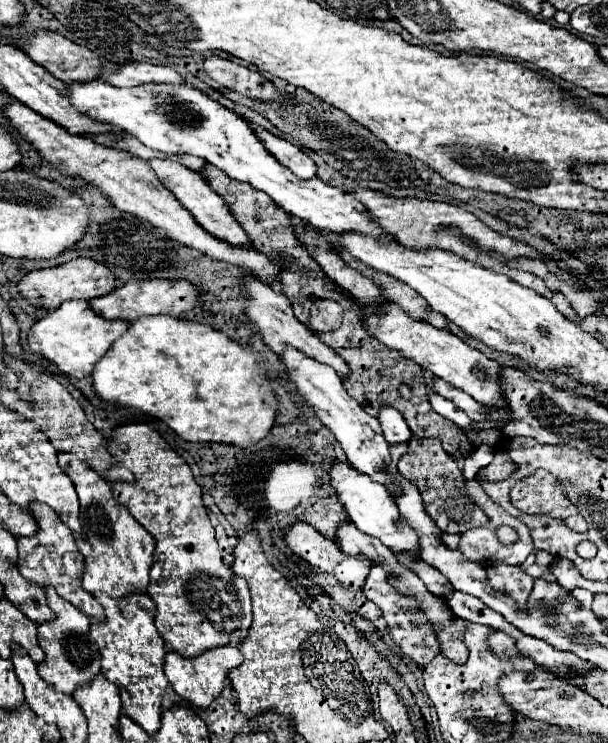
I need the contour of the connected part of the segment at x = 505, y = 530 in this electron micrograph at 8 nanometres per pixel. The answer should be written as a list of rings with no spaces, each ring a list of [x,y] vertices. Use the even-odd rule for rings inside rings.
[[[499,527],[497,529],[497,537],[503,545],[511,545],[517,541],[517,531],[513,527]]]

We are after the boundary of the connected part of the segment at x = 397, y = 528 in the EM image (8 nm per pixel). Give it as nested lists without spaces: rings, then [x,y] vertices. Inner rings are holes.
[[[331,463],[329,477],[331,477],[331,487],[335,489],[335,493],[339,497],[339,503],[343,505],[349,519],[357,525],[359,531],[363,531],[371,537],[377,537],[393,553],[407,551],[413,557],[417,557],[417,533],[409,525],[405,525],[393,497],[381,483],[371,481],[369,475],[359,473],[349,463]]]

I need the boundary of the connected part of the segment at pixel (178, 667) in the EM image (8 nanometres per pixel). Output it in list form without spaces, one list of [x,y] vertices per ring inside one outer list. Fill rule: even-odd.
[[[211,649],[209,653],[201,653],[201,657],[183,659],[177,653],[167,653],[165,657],[165,675],[173,687],[173,691],[187,701],[191,707],[207,709],[225,689],[225,679],[231,669],[239,667],[243,663],[243,655],[239,649]]]

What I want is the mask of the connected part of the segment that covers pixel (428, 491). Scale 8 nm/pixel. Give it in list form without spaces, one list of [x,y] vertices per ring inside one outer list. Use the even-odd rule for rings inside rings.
[[[413,437],[409,441],[409,451],[399,459],[397,471],[401,477],[417,485],[425,503],[425,511],[429,513],[429,517],[435,521],[435,525],[441,531],[461,535],[467,529],[489,525],[489,519],[483,515],[483,511],[477,505],[473,505],[473,501],[469,501],[465,493],[465,479],[461,469],[457,467],[454,458],[441,447],[437,439]]]

